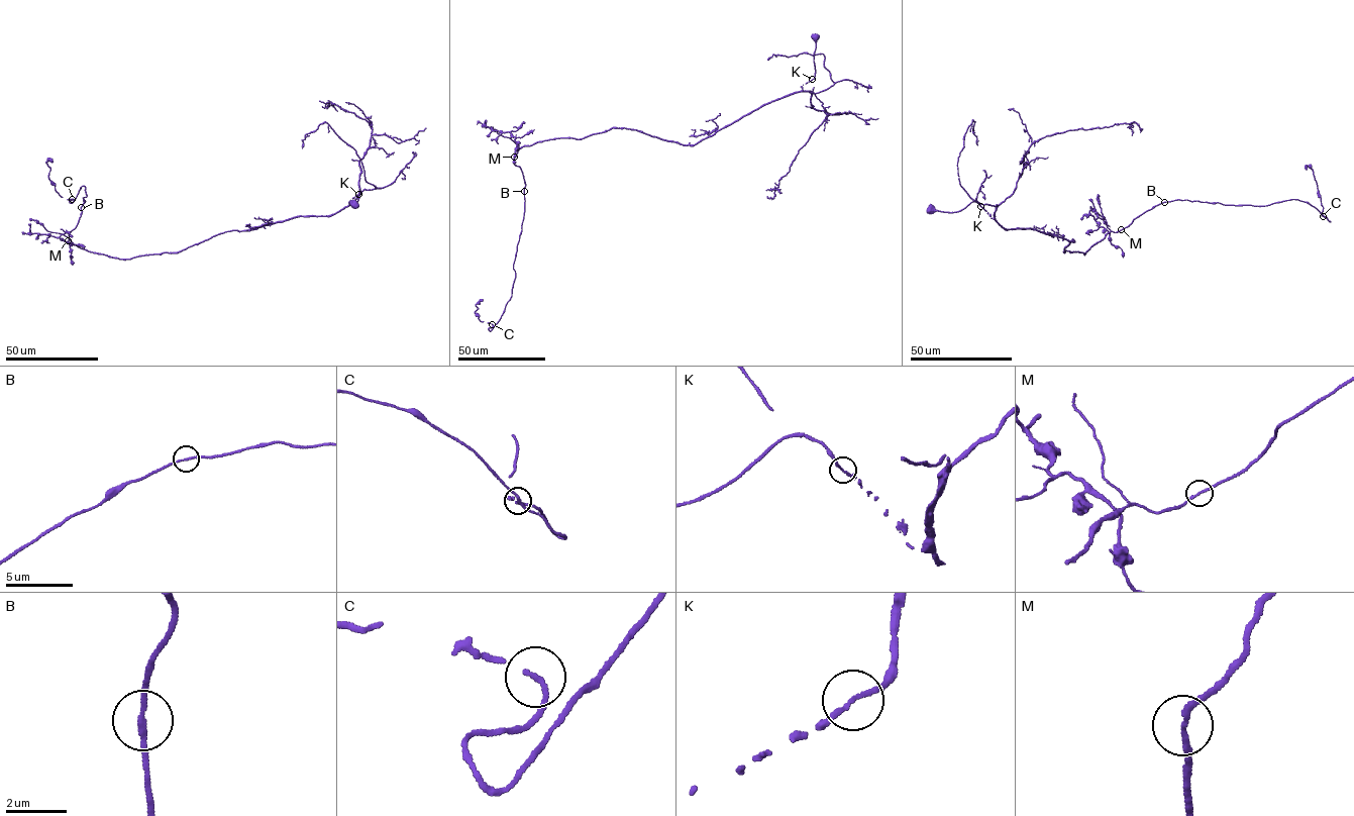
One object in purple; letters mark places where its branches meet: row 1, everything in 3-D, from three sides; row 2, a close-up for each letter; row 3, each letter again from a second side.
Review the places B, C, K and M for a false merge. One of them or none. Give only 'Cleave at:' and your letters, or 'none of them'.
Cleave at: none of them

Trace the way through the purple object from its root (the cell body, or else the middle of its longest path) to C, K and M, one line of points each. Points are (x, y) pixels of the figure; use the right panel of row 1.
C: (930, 209), (976, 202), (1003, 227), (1073, 239), (1063, 251), (1084, 254), (1177, 199), (1296, 199), (1323, 215)
K: (930, 209), (956, 212), (972, 201), (981, 206)
M: (930, 209), (956, 212), (976, 202), (1003, 227), (1073, 239), (1063, 251), (1084, 254), (1108, 233), (1121, 229)

